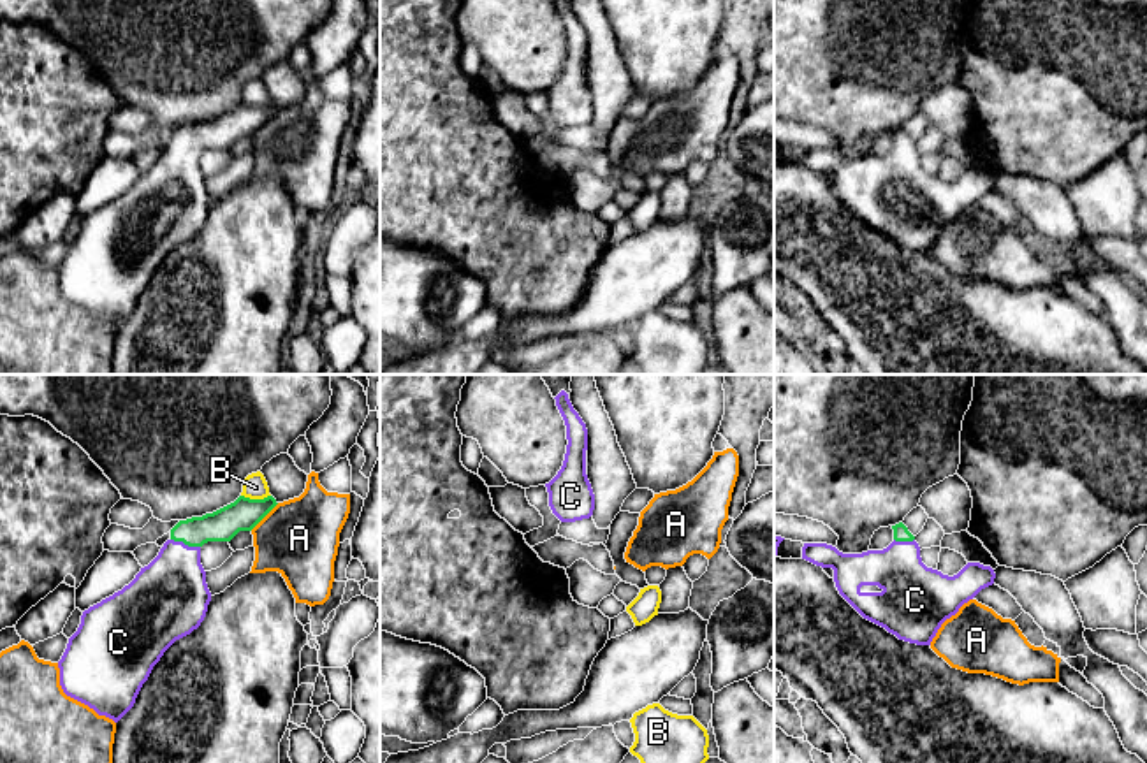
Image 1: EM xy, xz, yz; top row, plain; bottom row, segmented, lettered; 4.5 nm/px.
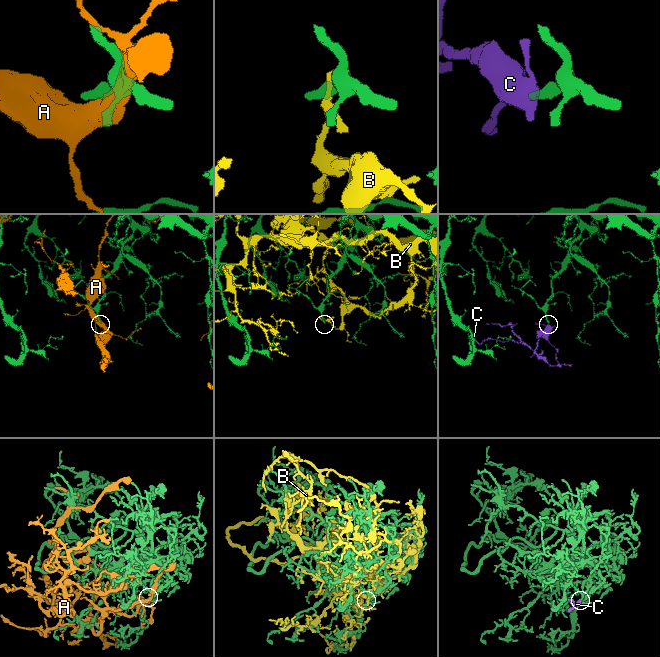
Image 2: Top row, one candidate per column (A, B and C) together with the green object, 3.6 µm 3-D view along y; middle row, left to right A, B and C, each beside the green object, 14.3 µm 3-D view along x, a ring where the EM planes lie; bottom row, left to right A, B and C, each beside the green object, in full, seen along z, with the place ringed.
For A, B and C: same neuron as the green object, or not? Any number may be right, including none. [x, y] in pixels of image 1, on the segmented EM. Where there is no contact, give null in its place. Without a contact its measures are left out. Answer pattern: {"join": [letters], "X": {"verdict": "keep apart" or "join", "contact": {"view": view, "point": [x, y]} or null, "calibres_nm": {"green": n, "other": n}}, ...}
{"join": ["C"], "A": {"verdict": "keep apart", "contact": {"view": "xy", "point": [264, 515]}, "calibres_nm": {"green": 150, "other": 360}}, "B": {"verdict": "keep apart", "contact": {"view": "xy", "point": [255, 500]}, "calibres_nm": {"green": 150, "other": 110}}, "C": {"verdict": "join", "contact": {"view": "xy", "point": [185, 544]}, "calibres_nm": {"green": 150, "other": 340}}}

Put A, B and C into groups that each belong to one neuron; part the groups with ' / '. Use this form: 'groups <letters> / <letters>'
groups A / B / C

